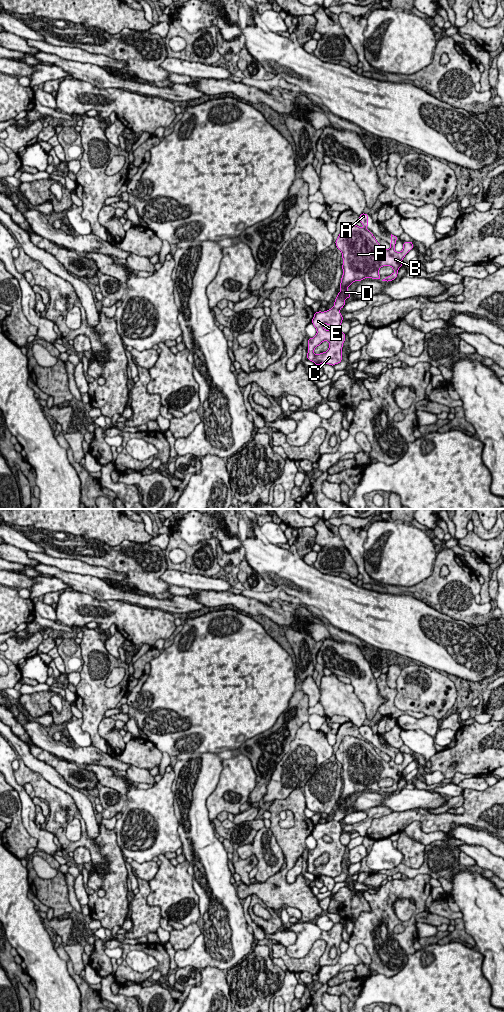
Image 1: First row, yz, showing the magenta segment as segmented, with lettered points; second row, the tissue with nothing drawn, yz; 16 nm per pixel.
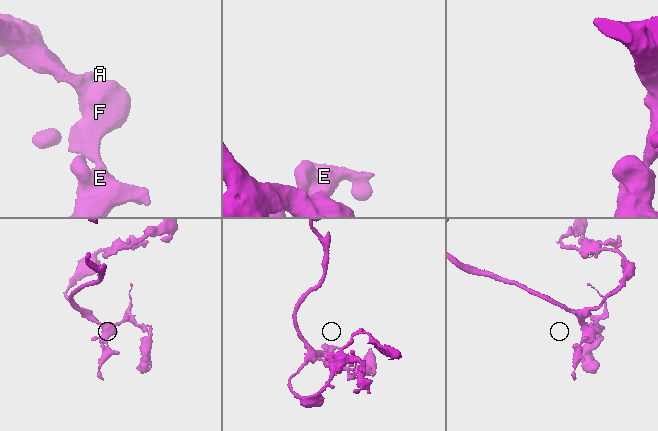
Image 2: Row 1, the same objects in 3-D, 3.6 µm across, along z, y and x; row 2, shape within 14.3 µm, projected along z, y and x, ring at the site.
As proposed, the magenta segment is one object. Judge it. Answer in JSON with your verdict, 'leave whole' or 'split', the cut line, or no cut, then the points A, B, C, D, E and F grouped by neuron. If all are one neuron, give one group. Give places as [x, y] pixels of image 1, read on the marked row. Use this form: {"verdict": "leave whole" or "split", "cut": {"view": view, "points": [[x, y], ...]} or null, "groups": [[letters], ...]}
{"verdict": "leave whole", "cut": null, "groups": [["A", "B", "C", "D", "E", "F"]]}

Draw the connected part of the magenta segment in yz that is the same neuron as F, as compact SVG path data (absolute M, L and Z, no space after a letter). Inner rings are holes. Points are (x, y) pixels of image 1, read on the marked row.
M362 213L359 220L363 228L346 224L335 241L336 247L342 252L343 275L339 285L340 293L337 293L334 306L327 311L314 313L312 319L317 333L315 337L308 339L307 359L316 366L320 366L321 363L334 366L342 361L342 347L346 335L340 329L343 322L340 309L344 307L345 300L351 297L347 288L354 281L362 281L364 278L380 280L378 272L383 266L391 266L394 272L382 281L396 279L398 270L403 265L403 258L414 248L412 241L403 242L403 250L396 252L394 248L398 237L391 234L390 249L386 250L367 229L368 214ZM323 341L329 342L329 349L315 355L314 349Z

